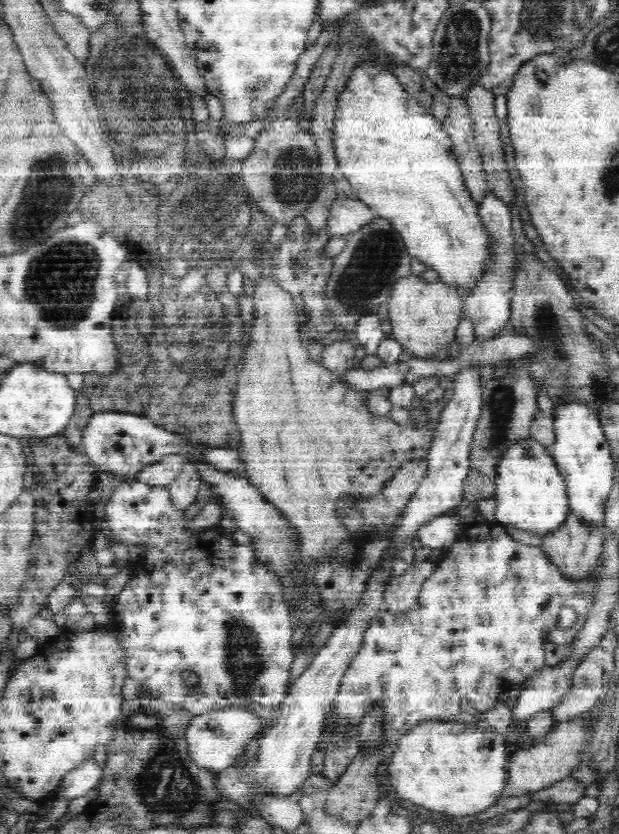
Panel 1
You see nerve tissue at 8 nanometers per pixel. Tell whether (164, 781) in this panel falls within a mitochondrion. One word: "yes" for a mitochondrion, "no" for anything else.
yes

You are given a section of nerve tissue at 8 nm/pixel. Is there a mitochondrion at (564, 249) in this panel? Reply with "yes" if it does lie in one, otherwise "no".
no

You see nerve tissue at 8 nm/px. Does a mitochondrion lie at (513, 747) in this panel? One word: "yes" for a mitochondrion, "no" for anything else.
no

